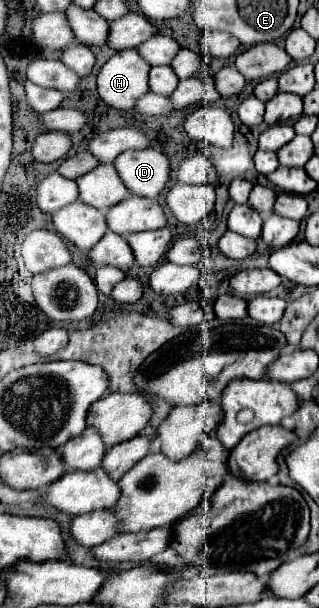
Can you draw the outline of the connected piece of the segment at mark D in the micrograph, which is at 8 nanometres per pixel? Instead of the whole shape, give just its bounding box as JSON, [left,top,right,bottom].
[115,147,169,199]

